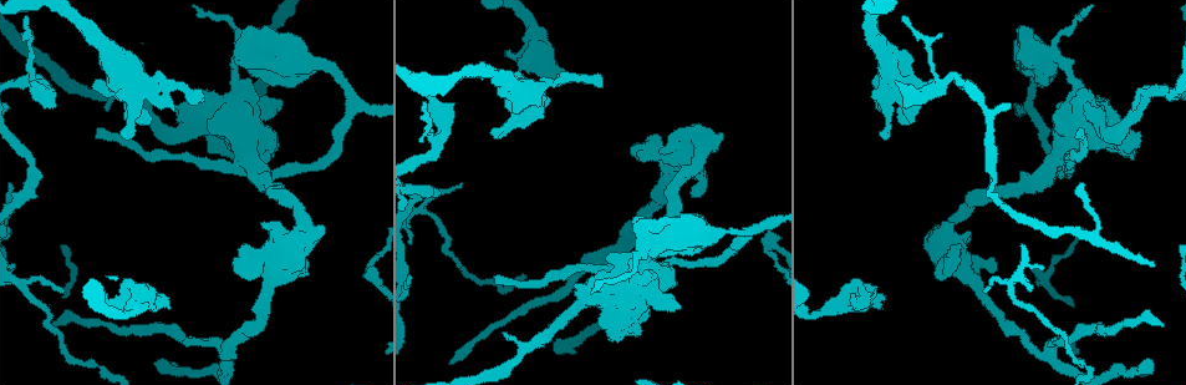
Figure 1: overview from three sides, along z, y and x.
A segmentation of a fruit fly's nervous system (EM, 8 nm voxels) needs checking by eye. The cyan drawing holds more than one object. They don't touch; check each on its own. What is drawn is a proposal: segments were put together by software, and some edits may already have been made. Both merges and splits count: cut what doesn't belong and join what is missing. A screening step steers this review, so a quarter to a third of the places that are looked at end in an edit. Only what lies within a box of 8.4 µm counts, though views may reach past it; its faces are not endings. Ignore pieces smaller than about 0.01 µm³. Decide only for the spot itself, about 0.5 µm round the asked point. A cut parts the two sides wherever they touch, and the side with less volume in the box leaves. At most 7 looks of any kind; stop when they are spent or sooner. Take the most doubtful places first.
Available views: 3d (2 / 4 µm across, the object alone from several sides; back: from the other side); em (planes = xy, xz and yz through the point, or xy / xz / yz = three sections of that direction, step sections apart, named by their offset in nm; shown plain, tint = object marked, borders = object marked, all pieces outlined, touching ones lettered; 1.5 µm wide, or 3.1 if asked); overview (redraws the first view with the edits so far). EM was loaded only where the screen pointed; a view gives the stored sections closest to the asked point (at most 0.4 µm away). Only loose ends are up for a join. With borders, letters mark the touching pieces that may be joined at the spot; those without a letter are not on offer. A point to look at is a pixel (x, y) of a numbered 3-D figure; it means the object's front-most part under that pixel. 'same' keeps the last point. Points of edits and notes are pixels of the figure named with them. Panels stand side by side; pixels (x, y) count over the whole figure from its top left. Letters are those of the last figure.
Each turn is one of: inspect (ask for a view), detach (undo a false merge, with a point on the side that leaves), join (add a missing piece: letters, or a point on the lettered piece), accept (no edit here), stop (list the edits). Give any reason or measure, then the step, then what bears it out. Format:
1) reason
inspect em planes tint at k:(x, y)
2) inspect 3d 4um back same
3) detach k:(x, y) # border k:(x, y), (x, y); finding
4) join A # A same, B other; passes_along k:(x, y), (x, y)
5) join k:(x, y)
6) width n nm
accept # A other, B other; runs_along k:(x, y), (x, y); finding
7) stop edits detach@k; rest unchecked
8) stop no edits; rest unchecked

free end
inspect 3d 4um at 1:(853, 293)

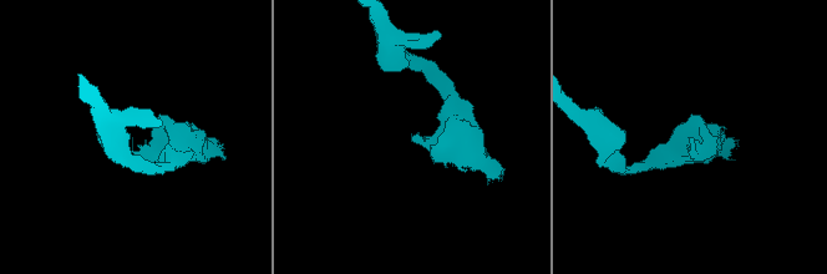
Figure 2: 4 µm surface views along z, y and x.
inspect em xy step 8 tint at 2:(690, 138)

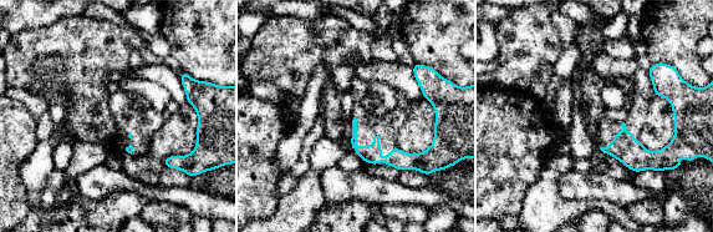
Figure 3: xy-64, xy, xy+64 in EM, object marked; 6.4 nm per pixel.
cut it another way
inspect em planes borders same

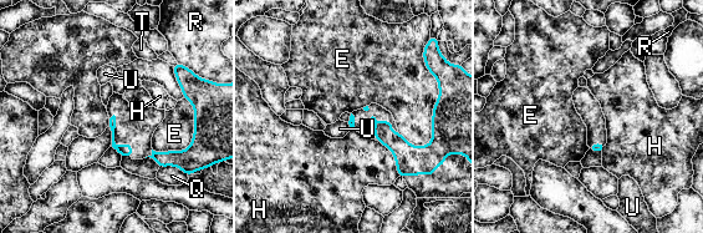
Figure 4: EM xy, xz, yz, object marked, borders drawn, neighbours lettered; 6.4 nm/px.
accept # E other, H other, Q other, R other, T other, U other; border 4:(184, 97), (192, 142), (153, 151); none of them fits

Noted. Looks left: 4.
branch stops here
inspect em planes plain at 1:(493, 277)

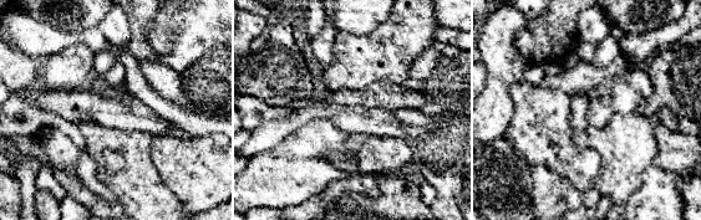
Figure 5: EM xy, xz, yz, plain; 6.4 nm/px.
inspect em planes tint same

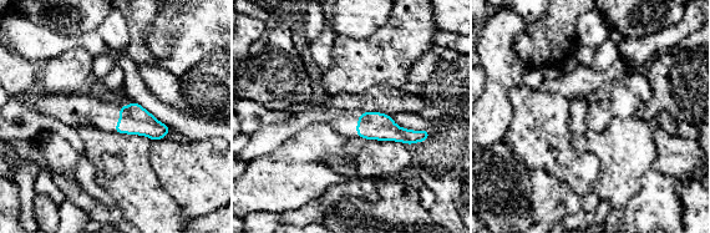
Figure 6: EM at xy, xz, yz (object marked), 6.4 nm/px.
see the neighbours
inspect em planes borders same

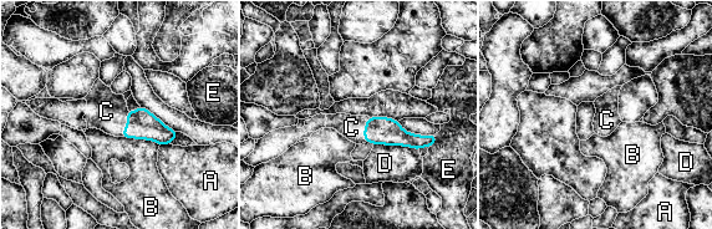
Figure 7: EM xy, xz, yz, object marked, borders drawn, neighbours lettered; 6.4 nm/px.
width 170 nm
join C # A other, B other, C same, D other, E other; passes_along 7:(141, 123), (127, 123), (106, 111); it goes on there

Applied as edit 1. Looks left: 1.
stop edits join@7; rest unchecked

